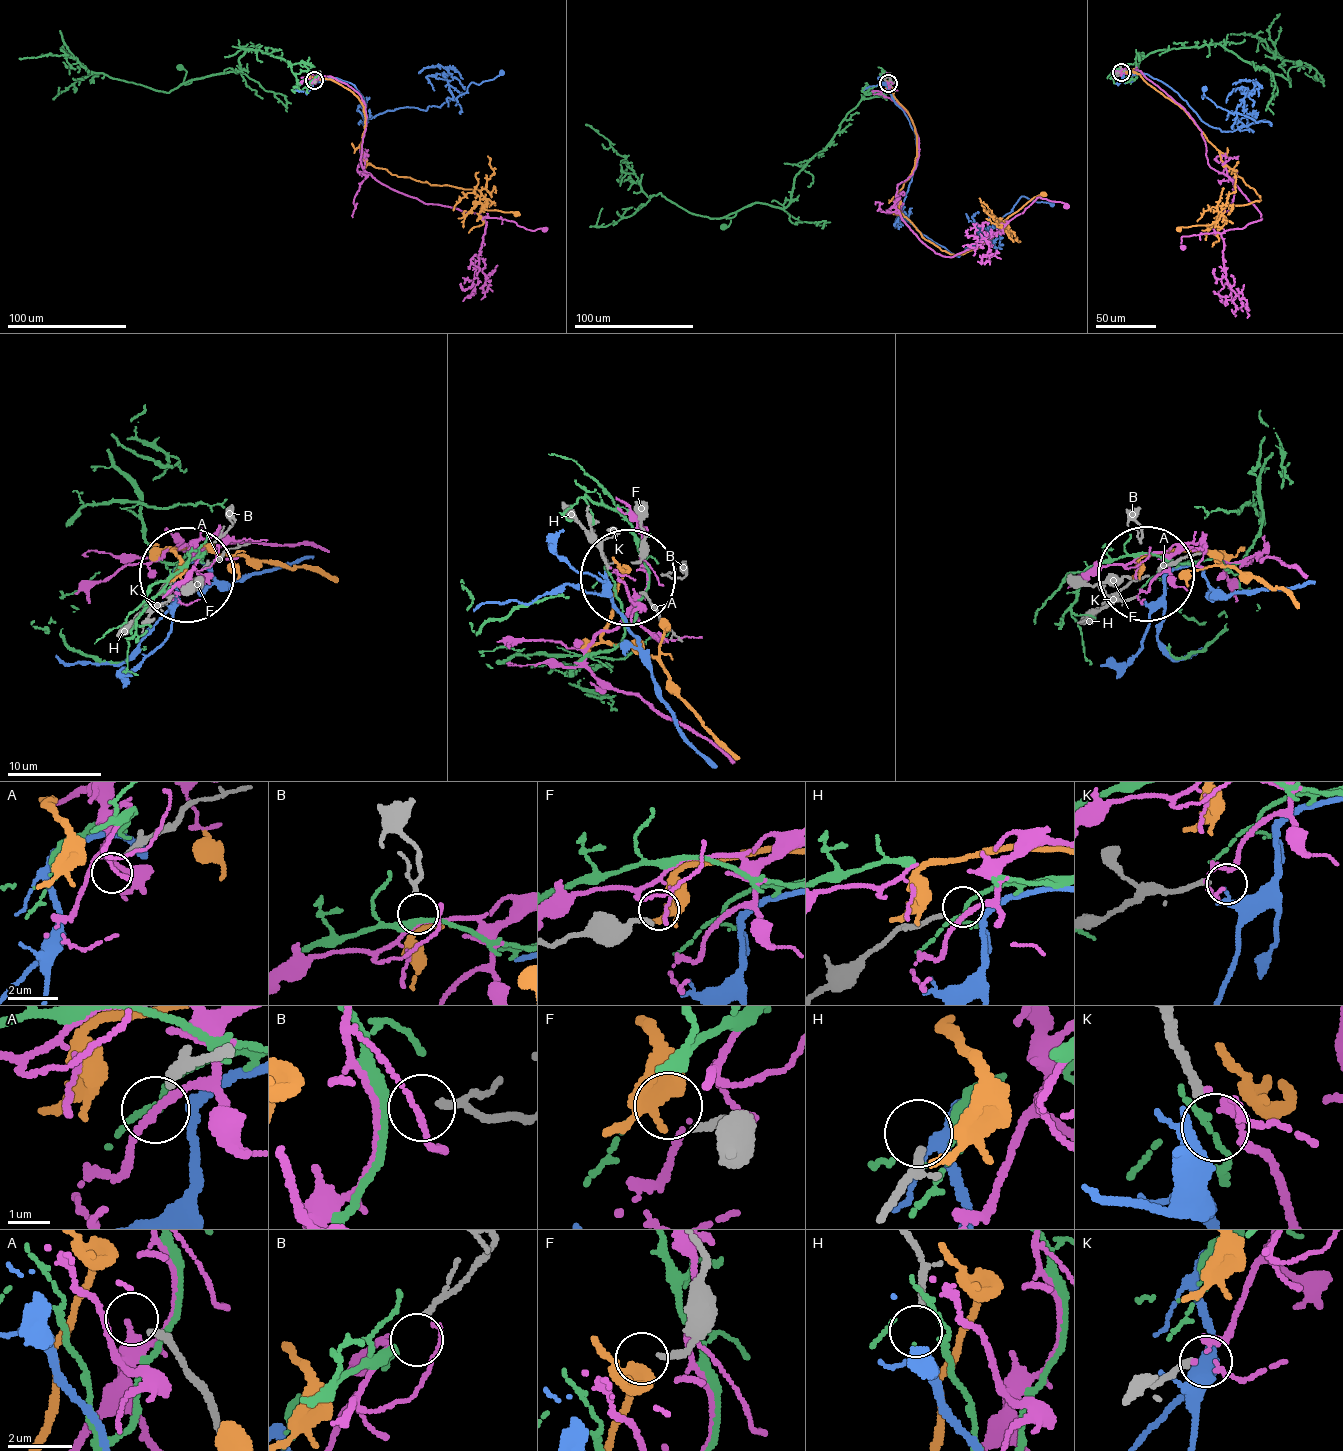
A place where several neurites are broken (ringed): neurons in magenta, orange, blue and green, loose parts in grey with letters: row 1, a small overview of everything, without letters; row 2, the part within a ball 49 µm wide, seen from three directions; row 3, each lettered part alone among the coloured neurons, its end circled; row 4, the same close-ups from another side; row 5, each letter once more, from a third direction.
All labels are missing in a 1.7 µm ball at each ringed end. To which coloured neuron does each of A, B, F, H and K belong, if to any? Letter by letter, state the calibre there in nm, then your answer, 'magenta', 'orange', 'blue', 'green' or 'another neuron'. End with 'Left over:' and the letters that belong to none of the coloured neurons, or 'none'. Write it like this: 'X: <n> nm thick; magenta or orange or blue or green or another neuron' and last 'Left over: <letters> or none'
A: 240 nm thick; another neuron
B: 120 nm thick; another neuron
F: 200 nm thick; orange
H: 170 nm thick; blue
K: 170 nm thick; another neuron
Left over: A, B, K

